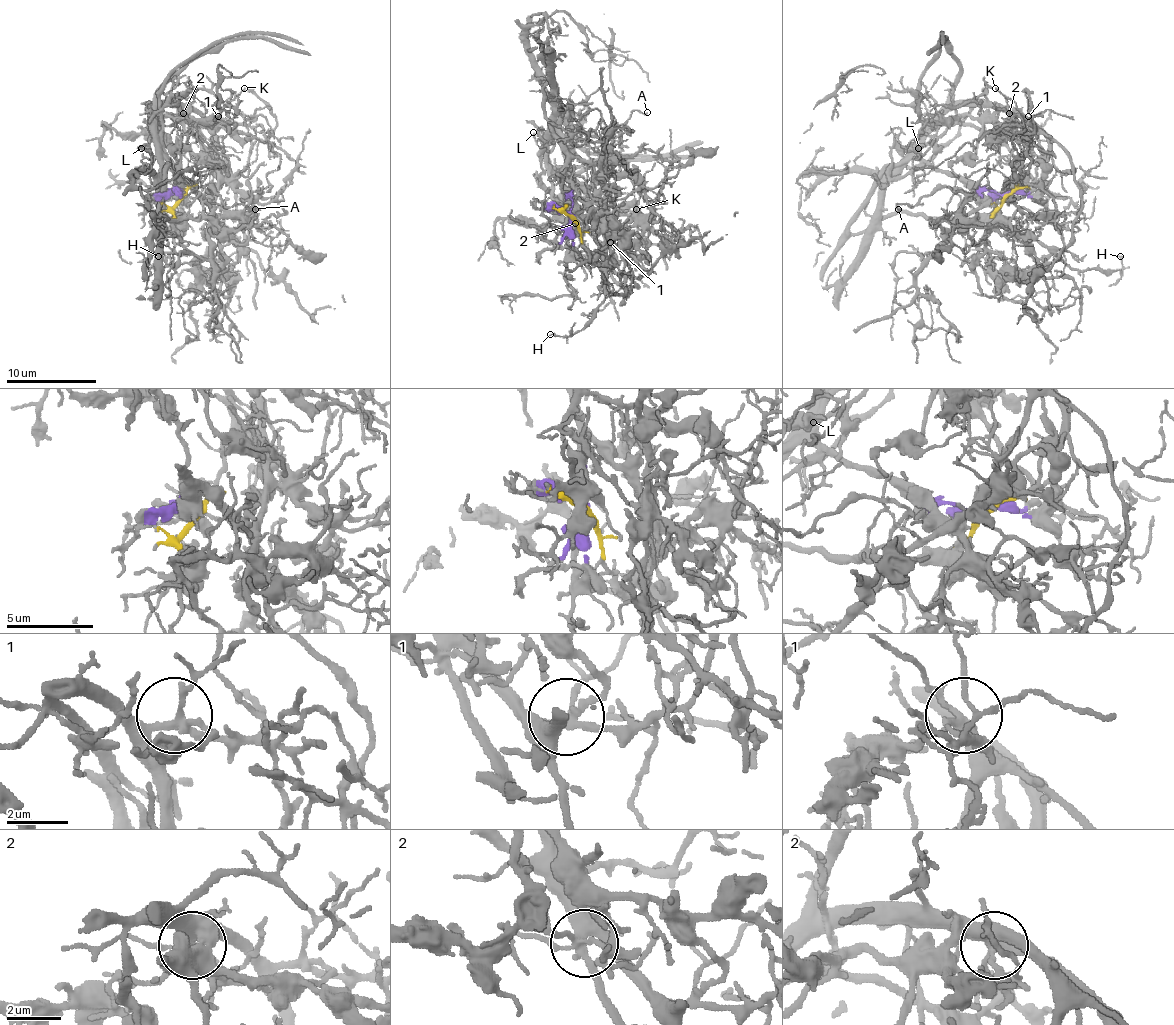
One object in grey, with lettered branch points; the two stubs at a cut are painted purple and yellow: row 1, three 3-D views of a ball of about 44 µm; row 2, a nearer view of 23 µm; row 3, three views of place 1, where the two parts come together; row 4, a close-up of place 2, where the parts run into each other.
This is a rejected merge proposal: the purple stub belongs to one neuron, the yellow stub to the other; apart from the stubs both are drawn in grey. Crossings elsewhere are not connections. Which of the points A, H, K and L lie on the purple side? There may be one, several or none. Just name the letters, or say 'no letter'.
A, H

